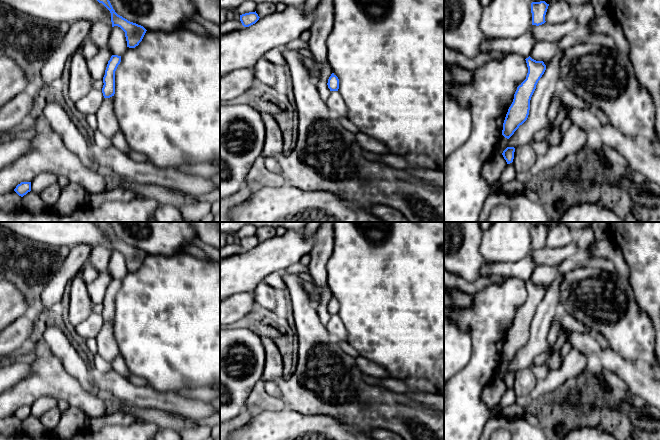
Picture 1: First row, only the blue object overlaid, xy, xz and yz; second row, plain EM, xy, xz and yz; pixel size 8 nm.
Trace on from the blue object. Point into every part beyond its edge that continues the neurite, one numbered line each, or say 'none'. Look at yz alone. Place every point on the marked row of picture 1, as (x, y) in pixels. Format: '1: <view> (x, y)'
none

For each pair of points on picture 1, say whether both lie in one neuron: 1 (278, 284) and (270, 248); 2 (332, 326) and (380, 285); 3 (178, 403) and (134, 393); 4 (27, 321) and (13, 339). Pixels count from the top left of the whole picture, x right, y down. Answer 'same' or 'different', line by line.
1: different
2: different
3: same
4: same

